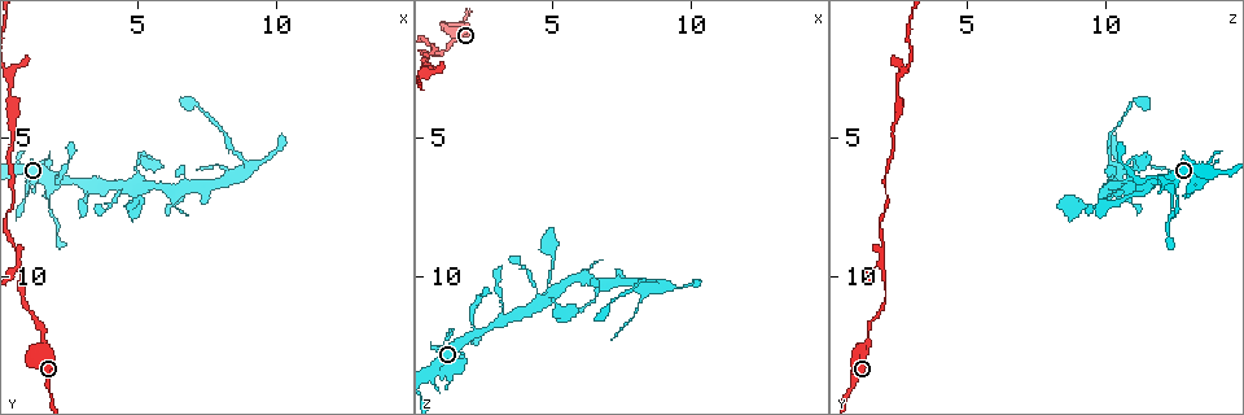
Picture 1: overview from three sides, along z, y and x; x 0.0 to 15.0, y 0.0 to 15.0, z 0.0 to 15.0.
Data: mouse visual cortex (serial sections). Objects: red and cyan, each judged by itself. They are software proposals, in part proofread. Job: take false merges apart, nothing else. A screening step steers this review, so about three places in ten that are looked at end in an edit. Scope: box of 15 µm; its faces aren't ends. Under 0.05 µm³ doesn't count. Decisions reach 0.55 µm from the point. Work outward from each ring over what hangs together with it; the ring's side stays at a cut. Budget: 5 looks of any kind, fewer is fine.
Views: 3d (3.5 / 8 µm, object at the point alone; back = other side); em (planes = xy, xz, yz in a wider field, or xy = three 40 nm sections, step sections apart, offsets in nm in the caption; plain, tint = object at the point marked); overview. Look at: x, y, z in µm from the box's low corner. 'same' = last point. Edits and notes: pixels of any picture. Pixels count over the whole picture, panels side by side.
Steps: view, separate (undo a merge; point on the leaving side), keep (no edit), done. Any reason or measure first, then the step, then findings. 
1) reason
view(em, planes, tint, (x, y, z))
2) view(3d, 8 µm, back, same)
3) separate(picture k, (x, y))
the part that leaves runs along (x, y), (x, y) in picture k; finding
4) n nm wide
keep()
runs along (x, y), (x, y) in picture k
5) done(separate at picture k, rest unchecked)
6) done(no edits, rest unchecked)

view(3d, 3.5 µm, (1.5, 12.1, 1.5))

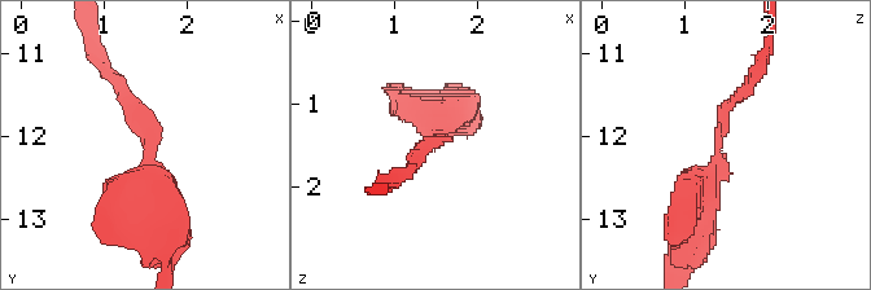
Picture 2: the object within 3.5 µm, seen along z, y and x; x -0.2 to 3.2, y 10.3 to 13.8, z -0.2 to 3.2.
arms of 150, 450 nm; now the EM
view(em, xy, step 3, tint, (1.60, 12.05, 1.40))

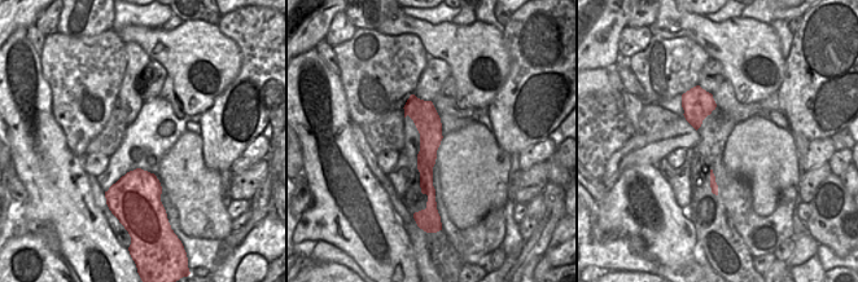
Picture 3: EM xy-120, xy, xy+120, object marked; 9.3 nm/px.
keep()
one cell here

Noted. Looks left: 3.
four or more arms meet
view(3d, 3.5 µm, (2.1, 6.5, 12.1))

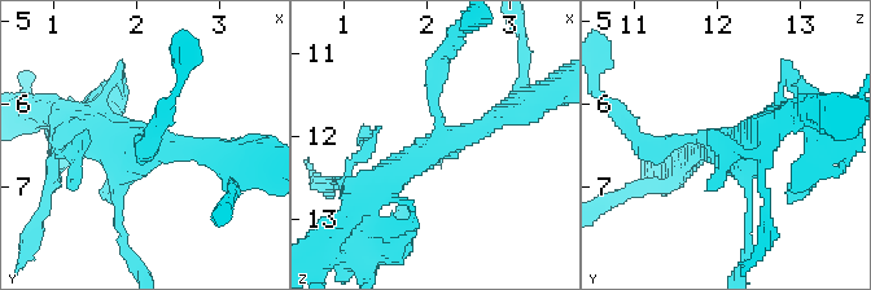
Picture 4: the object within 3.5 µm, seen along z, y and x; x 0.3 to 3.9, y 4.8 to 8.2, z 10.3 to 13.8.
4 arms; arms of 150, 200, 200, 350 nm
view(em, xy, step 3, tint, same)

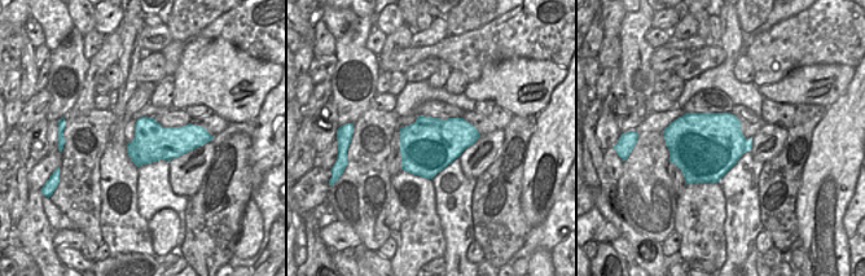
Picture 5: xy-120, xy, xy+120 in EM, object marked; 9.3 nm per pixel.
keep()
runs along (371, 190), (406, 161), (517, 111) in picture 4; one cell here

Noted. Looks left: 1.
done(no edits, rest unchecked)

